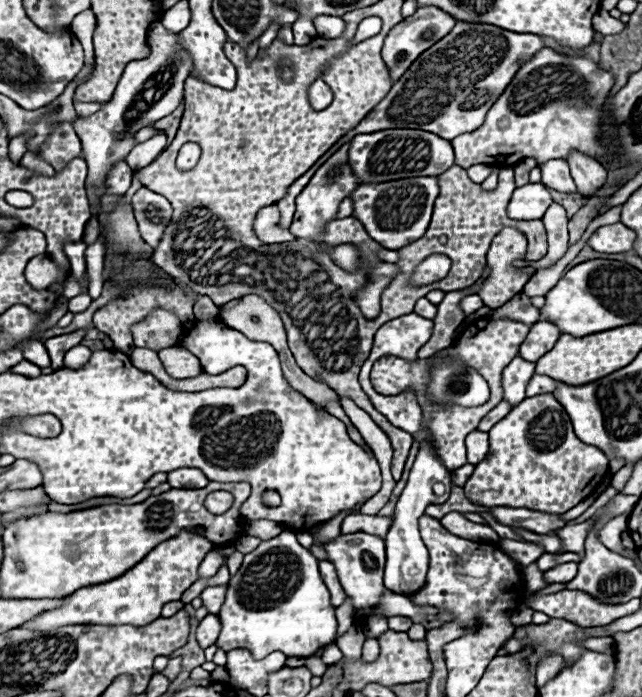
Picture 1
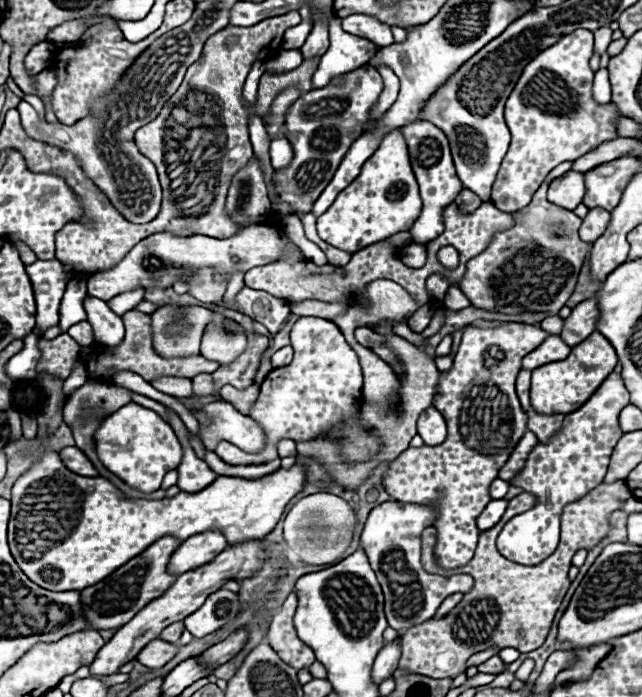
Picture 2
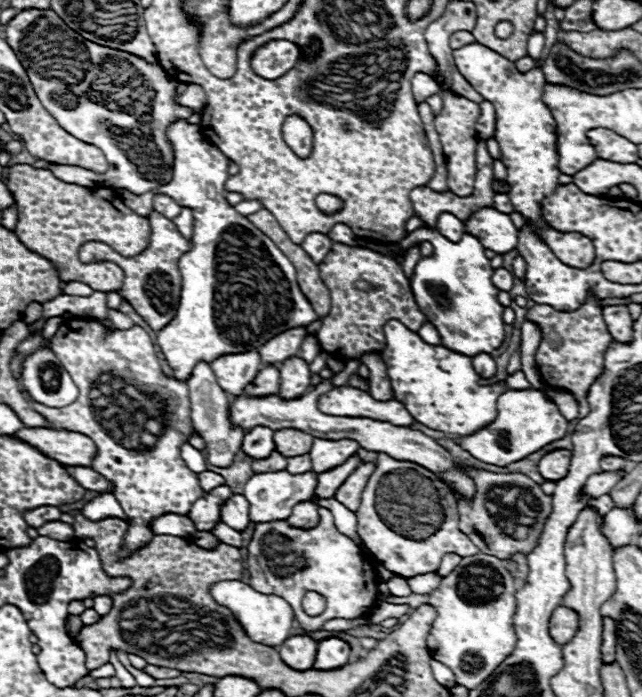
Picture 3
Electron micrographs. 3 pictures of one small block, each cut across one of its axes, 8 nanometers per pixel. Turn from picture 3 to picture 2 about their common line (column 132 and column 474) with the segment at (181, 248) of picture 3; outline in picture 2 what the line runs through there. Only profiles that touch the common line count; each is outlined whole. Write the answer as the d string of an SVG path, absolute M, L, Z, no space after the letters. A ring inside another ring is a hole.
M552 174L546 176L526 210L522 208L512 214L514 226L510 230L496 232L488 248L468 260L464 280L456 286L466 292L474 308L500 314L544 312L554 316L572 296L576 276L592 246L578 238L582 218L546 200L546 188L552 178Z

